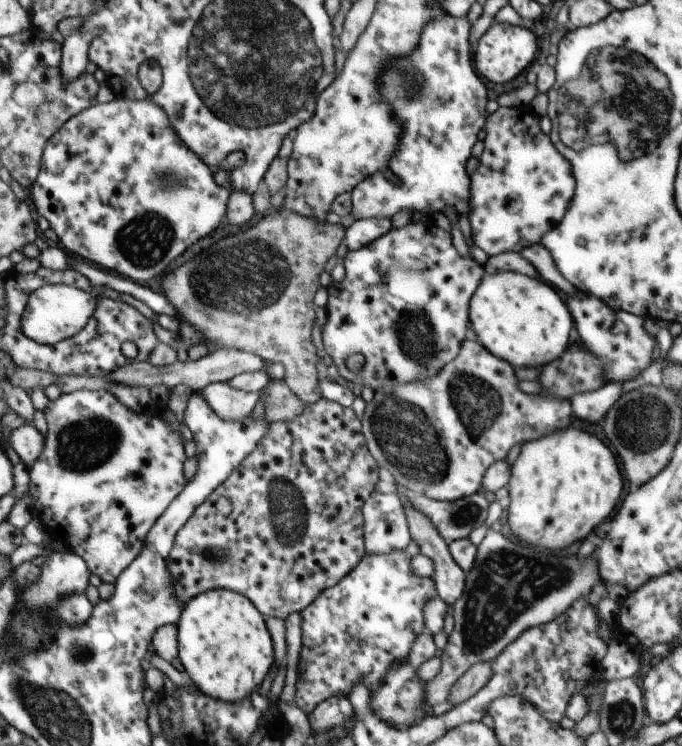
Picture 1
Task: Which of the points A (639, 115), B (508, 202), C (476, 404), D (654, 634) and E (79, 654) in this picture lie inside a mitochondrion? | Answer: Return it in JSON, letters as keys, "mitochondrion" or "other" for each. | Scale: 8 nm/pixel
{"A":"mitochondrion","B":"other","C":"mitochondrion","D":"other","E":"mitochondrion"}

